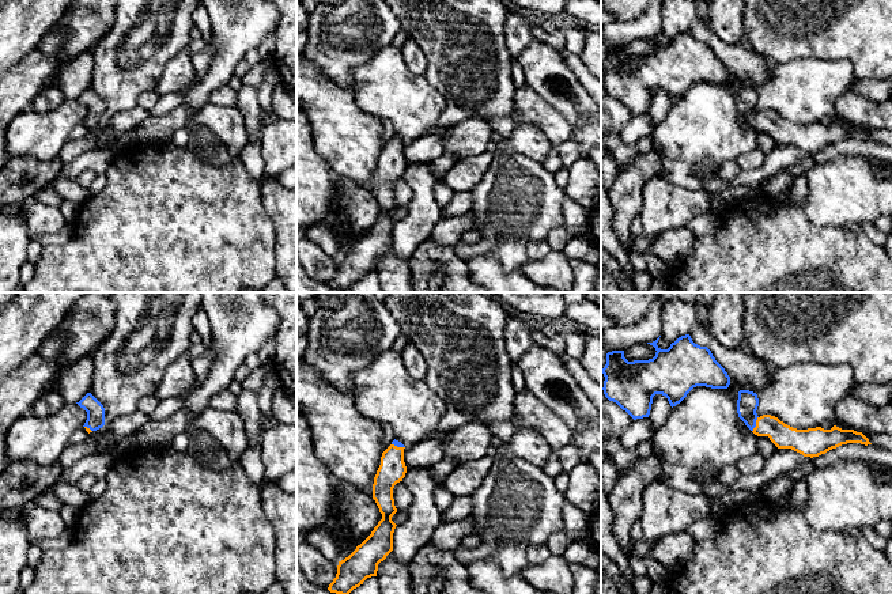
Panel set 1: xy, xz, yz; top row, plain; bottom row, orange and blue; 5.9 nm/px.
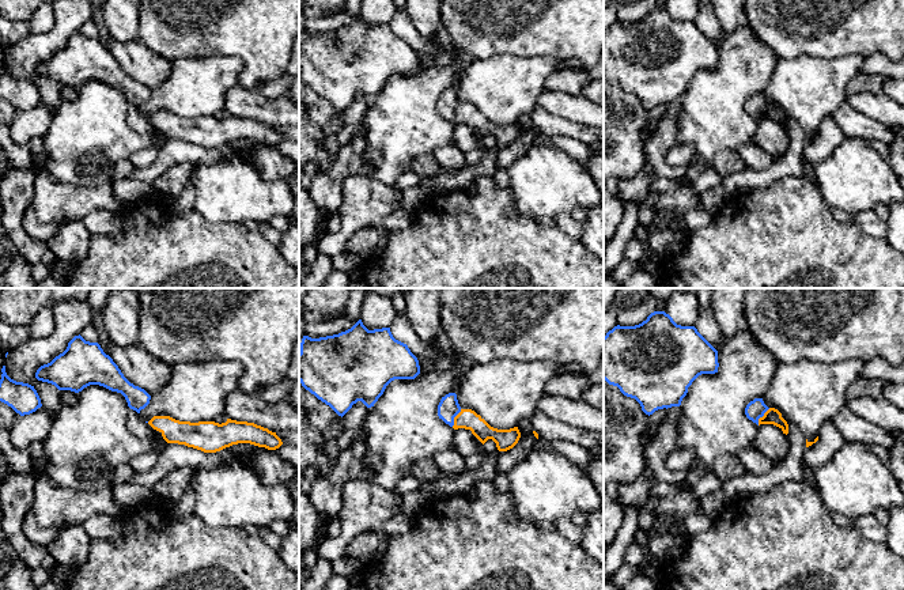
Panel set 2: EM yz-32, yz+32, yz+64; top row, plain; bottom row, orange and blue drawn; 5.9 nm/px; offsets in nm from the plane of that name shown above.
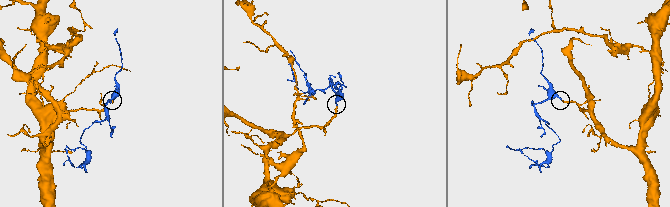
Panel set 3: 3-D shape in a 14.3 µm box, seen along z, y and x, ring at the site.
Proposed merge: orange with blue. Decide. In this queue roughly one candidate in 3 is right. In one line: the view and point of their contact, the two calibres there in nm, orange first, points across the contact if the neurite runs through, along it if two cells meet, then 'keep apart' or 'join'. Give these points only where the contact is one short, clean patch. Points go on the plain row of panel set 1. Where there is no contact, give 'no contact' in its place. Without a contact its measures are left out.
meets orange in yz at (756, 120); 140 nm thick on the orange side, 130 nm on the other; runs through yz (783, 132), (770, 121), (756, 120), (747, 109), (747, 99); join

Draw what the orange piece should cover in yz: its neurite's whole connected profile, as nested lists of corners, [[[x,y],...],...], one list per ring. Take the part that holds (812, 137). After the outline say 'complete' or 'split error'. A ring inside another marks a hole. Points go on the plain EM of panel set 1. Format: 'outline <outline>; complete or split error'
outline [[[740,86],[737,95],[738,113],[757,132],[768,132],[778,144],[791,144],[804,152],[819,152],[827,147],[847,139],[872,140],[869,135],[854,125],[842,125],[834,121],[831,125],[821,122],[797,125],[771,110],[757,111],[757,90]]]; split error

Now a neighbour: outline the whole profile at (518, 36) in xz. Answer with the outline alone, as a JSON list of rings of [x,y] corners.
[[[509,12],[506,16],[504,30],[506,45],[514,58],[536,41],[536,37],[530,30],[530,22],[522,15]]]

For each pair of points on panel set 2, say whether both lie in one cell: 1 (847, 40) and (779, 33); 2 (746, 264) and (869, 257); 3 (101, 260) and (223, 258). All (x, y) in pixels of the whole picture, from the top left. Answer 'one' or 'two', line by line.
1: one
2: one
3: one

